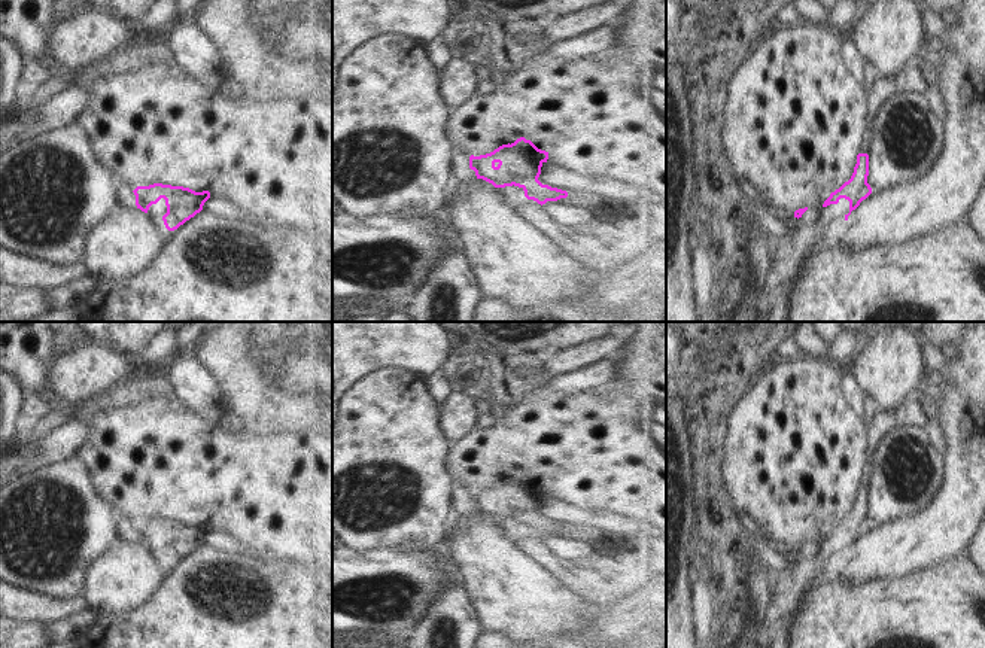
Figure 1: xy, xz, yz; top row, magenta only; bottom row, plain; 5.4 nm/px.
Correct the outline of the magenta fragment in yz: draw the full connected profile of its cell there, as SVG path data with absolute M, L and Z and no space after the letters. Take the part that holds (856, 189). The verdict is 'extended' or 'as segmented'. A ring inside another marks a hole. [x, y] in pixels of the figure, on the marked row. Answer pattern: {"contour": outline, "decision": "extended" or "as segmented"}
{"contour": "M900 76L878 77L872 89L867 91L867 113L866 113L866 131L863 134L863 142L860 146L860 153L857 155L857 164L854 173L848 182L845 182L839 189L830 194L820 209L820 217L812 225L820 238L823 238L832 222L848 216L855 210L863 200L872 194L872 188L867 183L869 176L869 153L872 149L872 136L875 128L875 118L884 103L893 97L899 89L902 89Z", "decision": "extended"}

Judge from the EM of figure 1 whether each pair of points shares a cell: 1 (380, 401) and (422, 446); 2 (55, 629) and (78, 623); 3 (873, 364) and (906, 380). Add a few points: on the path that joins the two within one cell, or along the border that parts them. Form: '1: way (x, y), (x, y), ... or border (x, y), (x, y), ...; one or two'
1: way (388, 411), (412, 435); one
2: way (61, 629), (72, 629); one
3: way (881, 364), (899, 373); one

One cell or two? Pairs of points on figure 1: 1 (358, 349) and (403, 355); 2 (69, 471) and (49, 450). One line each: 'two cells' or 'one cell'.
1: one cell
2: two cells

